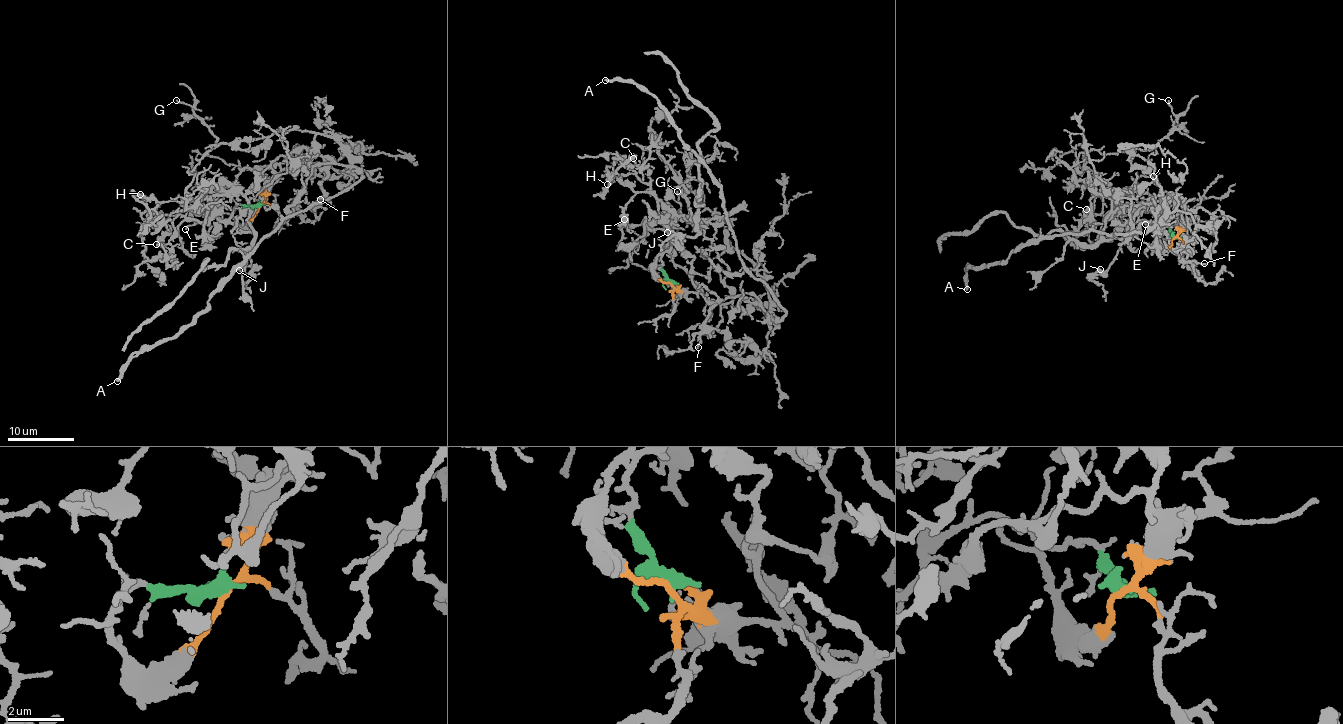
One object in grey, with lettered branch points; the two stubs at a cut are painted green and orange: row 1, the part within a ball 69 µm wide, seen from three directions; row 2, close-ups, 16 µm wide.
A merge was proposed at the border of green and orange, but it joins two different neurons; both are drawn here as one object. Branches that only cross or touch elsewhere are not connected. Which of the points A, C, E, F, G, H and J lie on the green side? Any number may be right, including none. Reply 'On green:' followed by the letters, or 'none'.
On green: C, E, H, J

